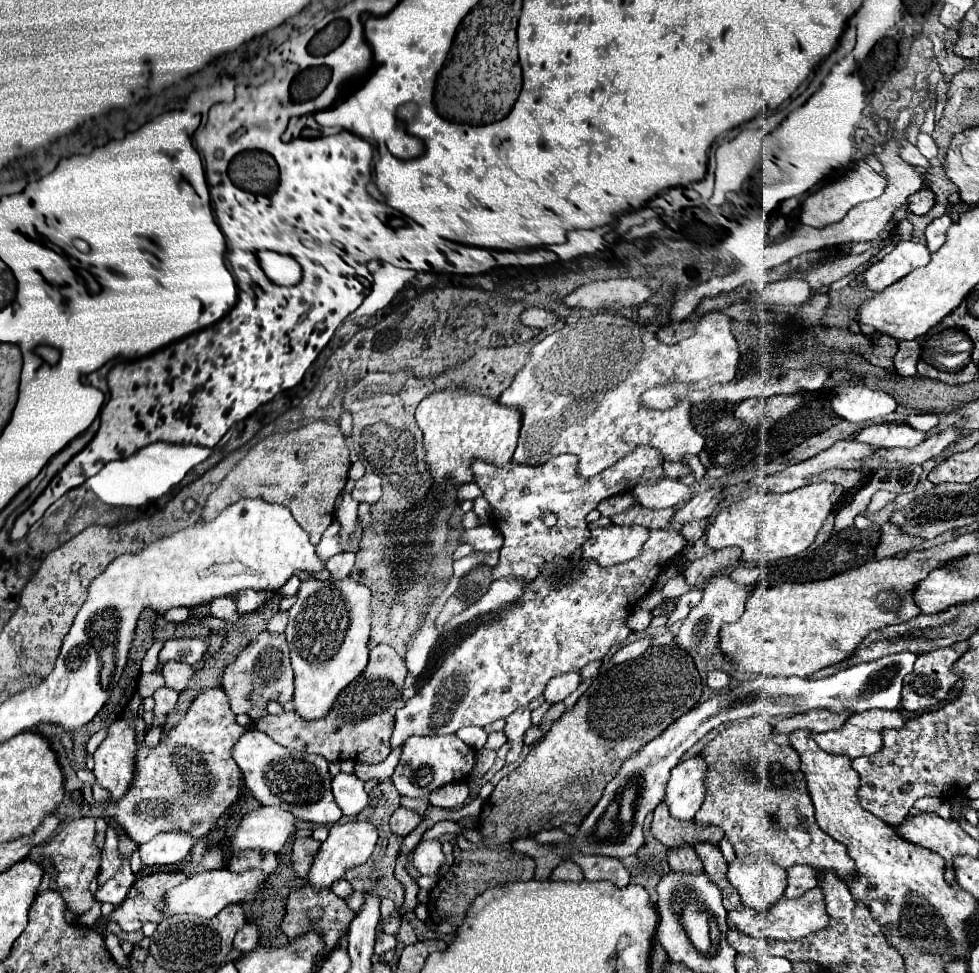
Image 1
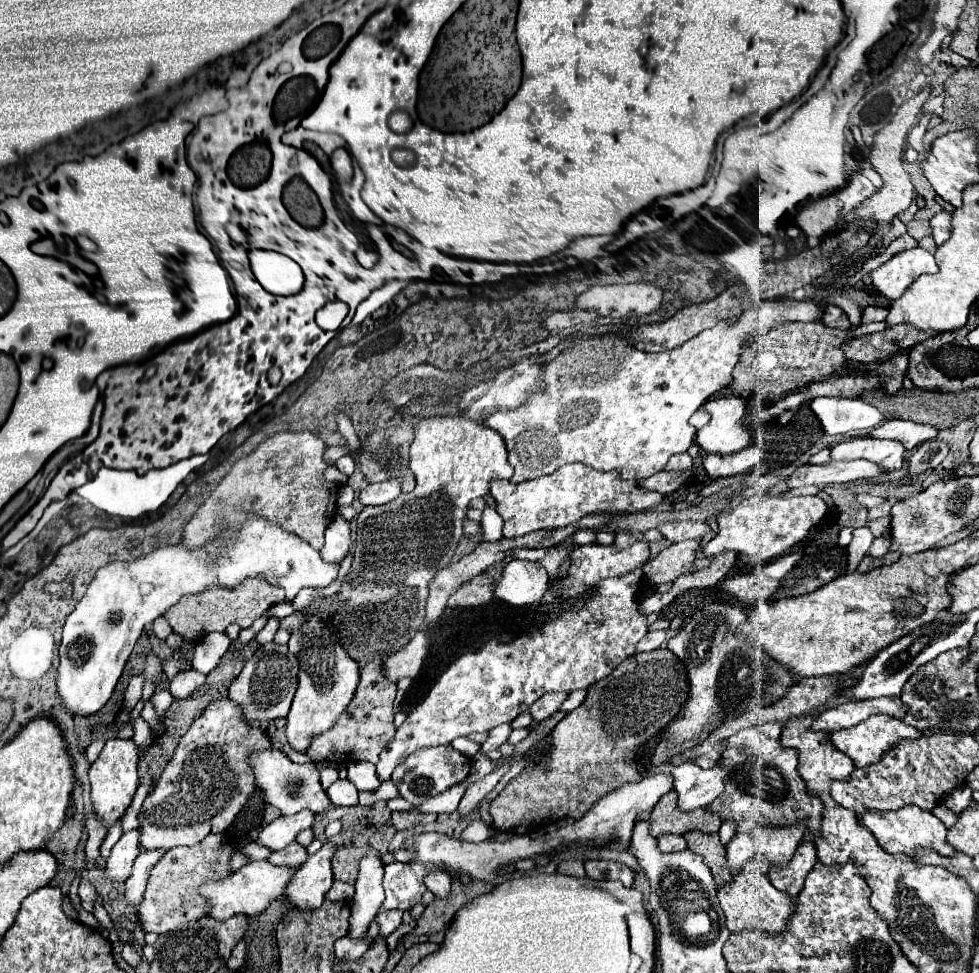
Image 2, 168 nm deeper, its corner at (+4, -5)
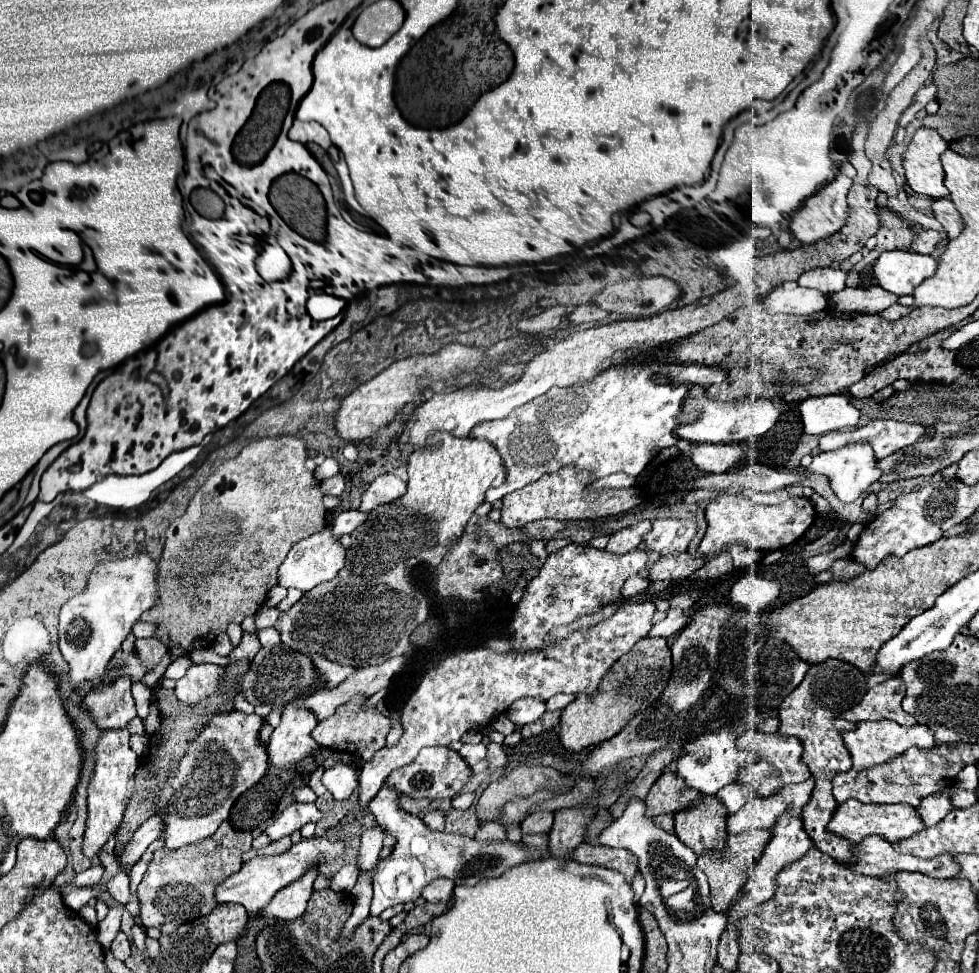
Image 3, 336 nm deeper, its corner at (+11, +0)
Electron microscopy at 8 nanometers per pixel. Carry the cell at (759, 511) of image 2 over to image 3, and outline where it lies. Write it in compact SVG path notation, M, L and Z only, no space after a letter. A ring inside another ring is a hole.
M715 494L715 498L705 508L707 532L697 548L699 554L721 552L729 544L745 544L757 552L773 552L793 544L817 517L809 498L789 498L777 506L759 506L743 494Z

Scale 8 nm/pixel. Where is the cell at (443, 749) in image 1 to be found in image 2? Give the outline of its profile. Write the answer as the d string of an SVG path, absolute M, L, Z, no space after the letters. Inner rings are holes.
M440 745L440 747L424 747L420 751L412 753L412 757L408 757L408 761L404 761L400 767L394 769L392 781L396 783L400 795L406 801L410 801L412 805L418 805L424 799L438 795L438 793L450 789L452 785L462 783L468 775L470 775L470 759L462 753L458 753L452 745Z

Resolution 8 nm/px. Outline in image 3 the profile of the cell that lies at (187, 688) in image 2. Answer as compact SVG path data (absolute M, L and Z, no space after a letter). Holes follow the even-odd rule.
M193 664L187 670L187 674L181 680L177 680L177 698L187 706L199 704L201 700L217 692L223 672L225 668L217 664Z

